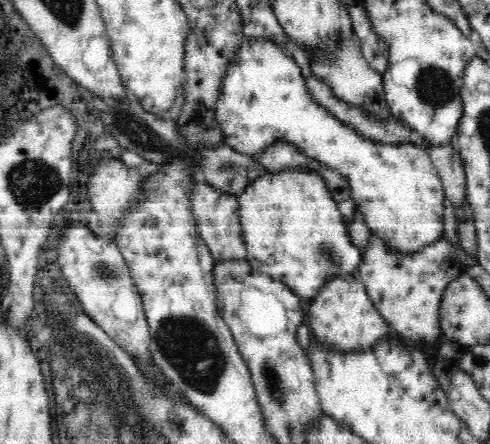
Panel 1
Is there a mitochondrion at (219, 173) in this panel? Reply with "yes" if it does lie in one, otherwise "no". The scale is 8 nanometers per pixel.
yes

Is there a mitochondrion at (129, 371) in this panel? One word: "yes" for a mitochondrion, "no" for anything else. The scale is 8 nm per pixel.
no

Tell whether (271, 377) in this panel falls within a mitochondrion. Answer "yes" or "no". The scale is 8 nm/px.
yes

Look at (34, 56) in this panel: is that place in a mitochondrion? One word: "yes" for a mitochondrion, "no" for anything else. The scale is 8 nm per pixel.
no

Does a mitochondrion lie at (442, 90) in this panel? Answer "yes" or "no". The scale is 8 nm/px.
yes

